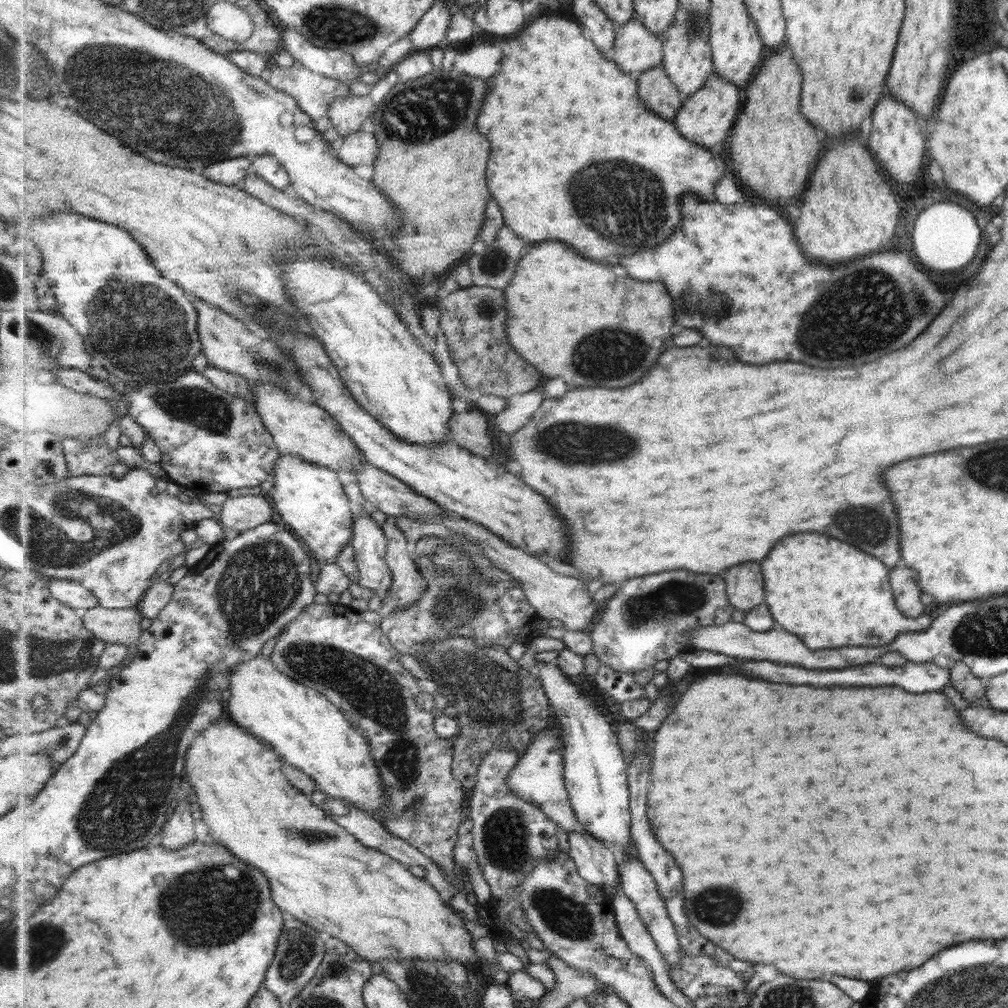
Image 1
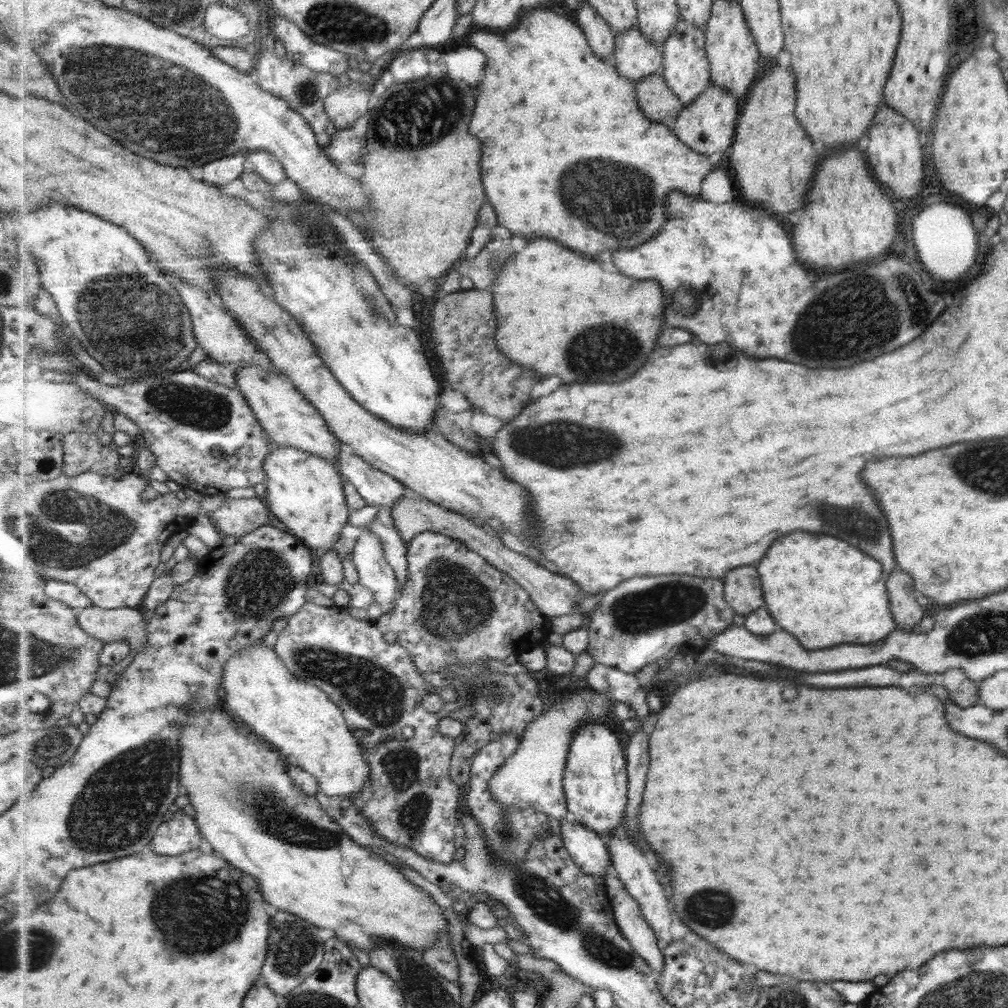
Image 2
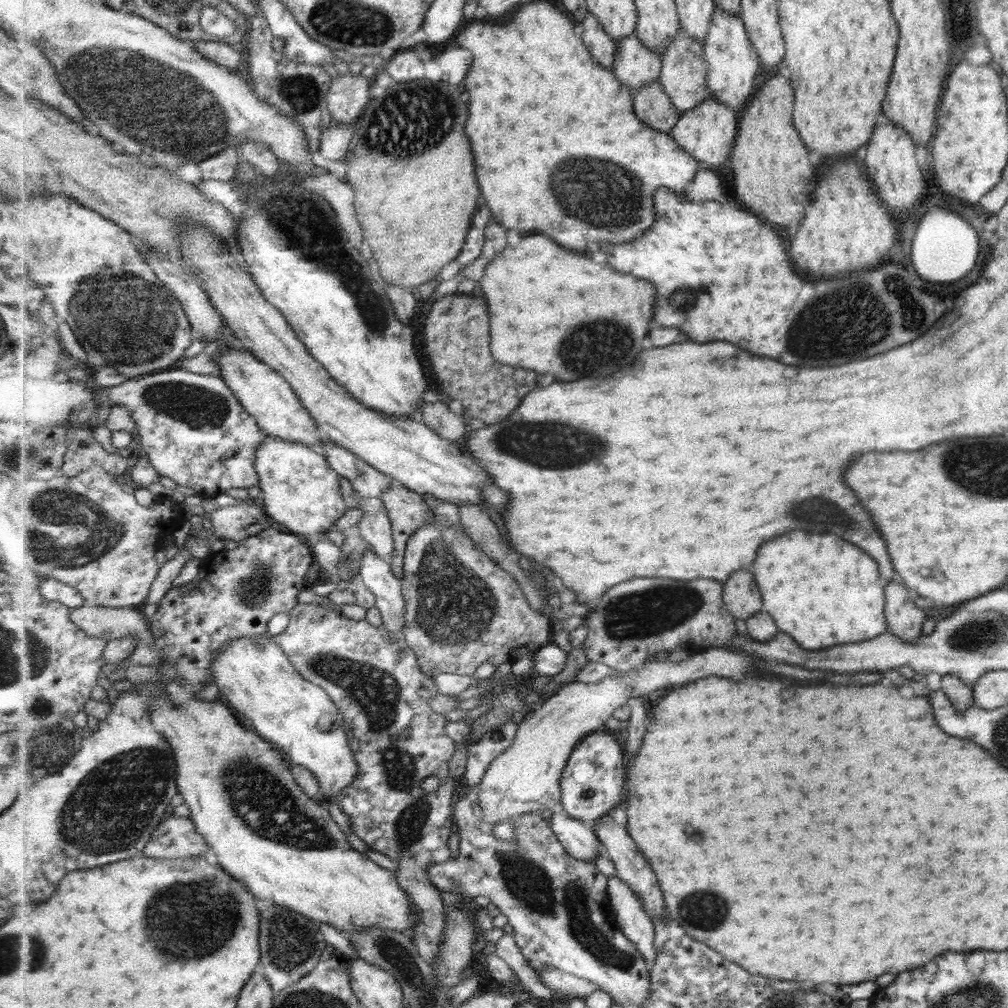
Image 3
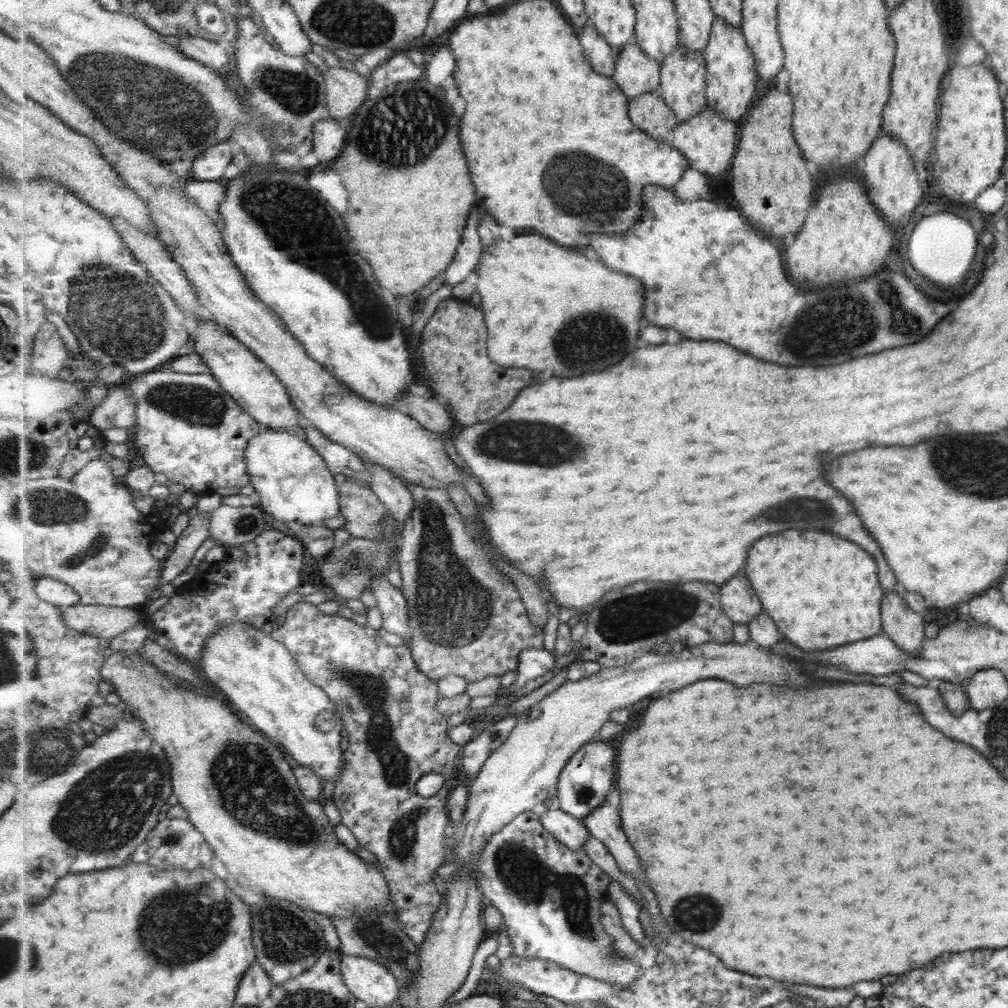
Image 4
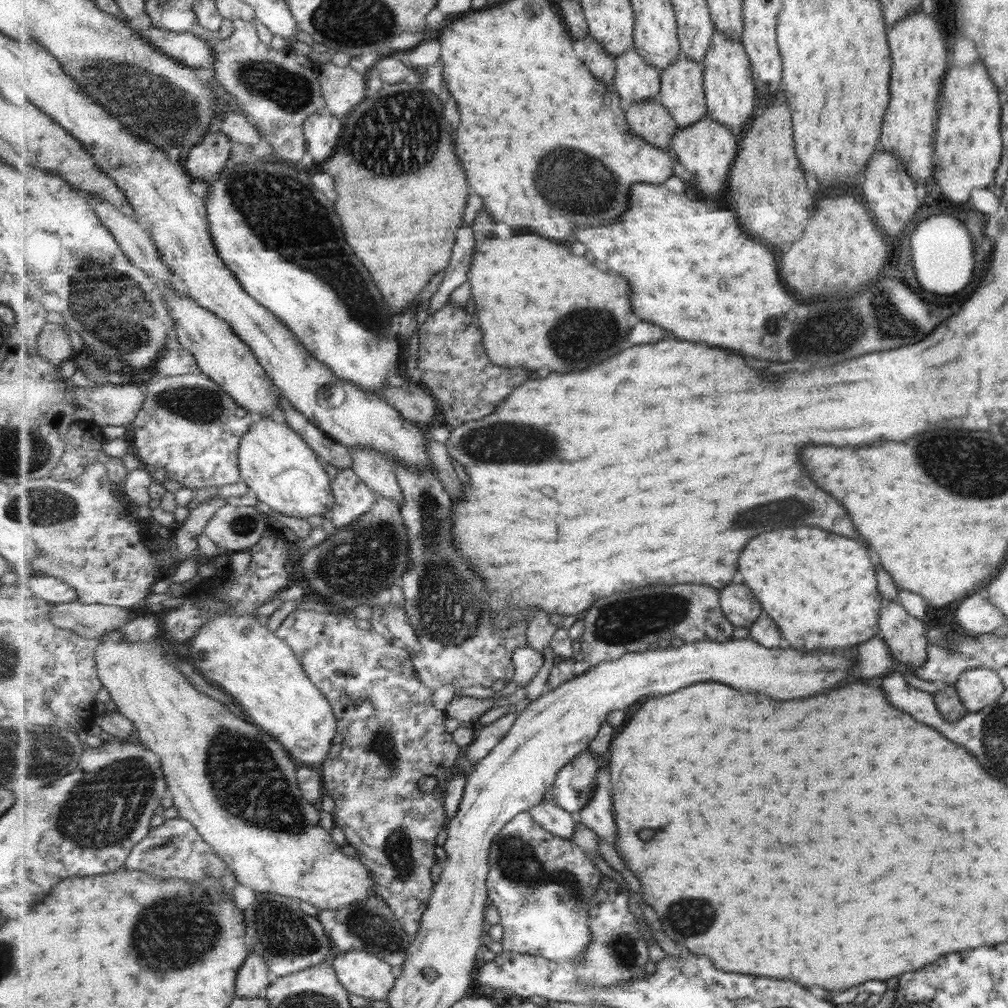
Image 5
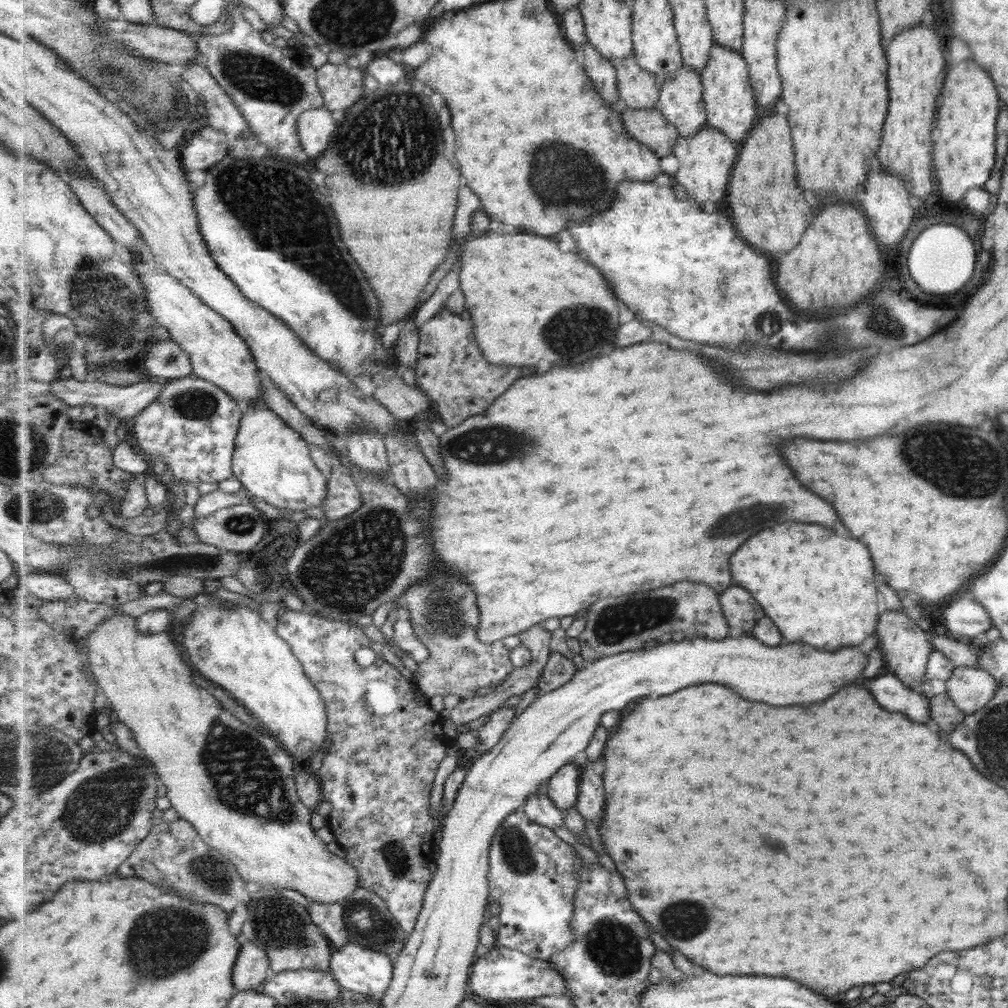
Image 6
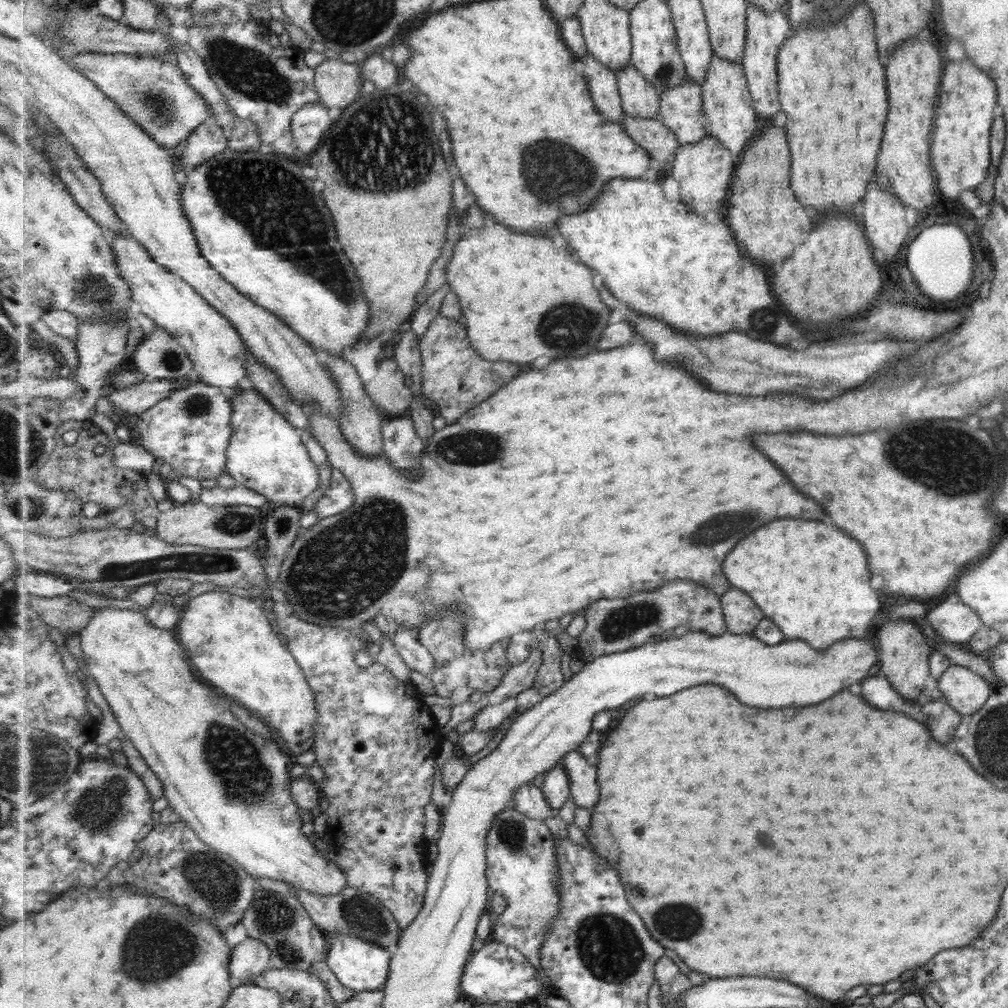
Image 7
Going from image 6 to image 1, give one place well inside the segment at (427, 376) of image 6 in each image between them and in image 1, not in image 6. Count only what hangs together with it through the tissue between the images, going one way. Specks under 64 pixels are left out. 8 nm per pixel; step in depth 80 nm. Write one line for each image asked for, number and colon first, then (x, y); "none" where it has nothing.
1: (474, 318)
2: (463, 325)
3: (458, 338)
4: (454, 342)
5: (453, 364)

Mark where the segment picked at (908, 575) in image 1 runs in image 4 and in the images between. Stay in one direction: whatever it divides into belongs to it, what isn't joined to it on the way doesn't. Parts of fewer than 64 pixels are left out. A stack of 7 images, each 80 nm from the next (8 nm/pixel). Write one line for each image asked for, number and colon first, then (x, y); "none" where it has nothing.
2: (906, 611)
3: (904, 620)
4: (904, 627)

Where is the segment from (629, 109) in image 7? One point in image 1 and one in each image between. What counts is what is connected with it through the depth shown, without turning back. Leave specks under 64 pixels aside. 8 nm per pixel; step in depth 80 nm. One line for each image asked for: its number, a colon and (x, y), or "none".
1: (636, 49)
2: (636, 57)
3: (636, 65)
4: (636, 73)
5: (635, 80)
6: (639, 90)

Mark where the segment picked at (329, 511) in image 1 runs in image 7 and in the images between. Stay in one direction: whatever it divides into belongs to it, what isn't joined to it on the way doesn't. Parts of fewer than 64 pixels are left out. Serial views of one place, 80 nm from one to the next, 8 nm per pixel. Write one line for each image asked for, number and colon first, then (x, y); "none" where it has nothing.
2: (304, 491)
3: (299, 488)
4: (294, 482)
5: (284, 472)
6: (272, 460)
7: (267, 455)

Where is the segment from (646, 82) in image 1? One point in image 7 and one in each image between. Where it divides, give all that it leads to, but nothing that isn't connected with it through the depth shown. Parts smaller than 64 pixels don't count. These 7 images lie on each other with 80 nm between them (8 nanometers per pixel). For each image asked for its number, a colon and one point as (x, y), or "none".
2: (658, 101)
3: (652, 104)
4: (649, 112)
5: (650, 119)
6: (651, 127)
7: (656, 137)

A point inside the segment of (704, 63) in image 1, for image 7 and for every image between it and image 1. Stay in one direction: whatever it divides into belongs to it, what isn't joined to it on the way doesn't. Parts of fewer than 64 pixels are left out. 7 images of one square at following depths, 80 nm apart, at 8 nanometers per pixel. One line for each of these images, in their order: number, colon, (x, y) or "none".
2: (687, 69)
3: (684, 76)
4: (684, 83)
5: (683, 93)
6: (682, 97)
7: (681, 108)

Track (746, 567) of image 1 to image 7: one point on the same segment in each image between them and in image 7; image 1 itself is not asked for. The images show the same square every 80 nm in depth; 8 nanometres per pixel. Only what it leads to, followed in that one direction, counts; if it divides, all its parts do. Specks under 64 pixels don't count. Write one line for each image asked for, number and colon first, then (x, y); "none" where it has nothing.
2: (743, 588)
3: (742, 595)
4: (740, 600)
5: (740, 605)
6: (742, 611)
7: (742, 615)

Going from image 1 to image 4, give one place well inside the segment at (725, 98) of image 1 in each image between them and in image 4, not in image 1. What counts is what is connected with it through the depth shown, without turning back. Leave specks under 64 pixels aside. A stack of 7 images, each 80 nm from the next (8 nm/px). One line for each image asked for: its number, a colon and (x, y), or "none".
2: (707, 125)
3: (708, 132)
4: (709, 140)

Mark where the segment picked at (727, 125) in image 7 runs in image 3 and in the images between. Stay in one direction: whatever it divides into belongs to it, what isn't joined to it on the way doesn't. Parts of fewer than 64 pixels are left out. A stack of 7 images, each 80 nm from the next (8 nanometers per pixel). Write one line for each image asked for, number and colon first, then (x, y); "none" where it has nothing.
3: (732, 61)
4: (732, 75)
5: (729, 82)
6: (728, 95)

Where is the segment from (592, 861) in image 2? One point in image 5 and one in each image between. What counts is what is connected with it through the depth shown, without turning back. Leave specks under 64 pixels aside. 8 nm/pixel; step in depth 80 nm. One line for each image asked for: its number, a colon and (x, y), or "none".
3: (583, 843)
4: (571, 831)
5: (555, 818)

